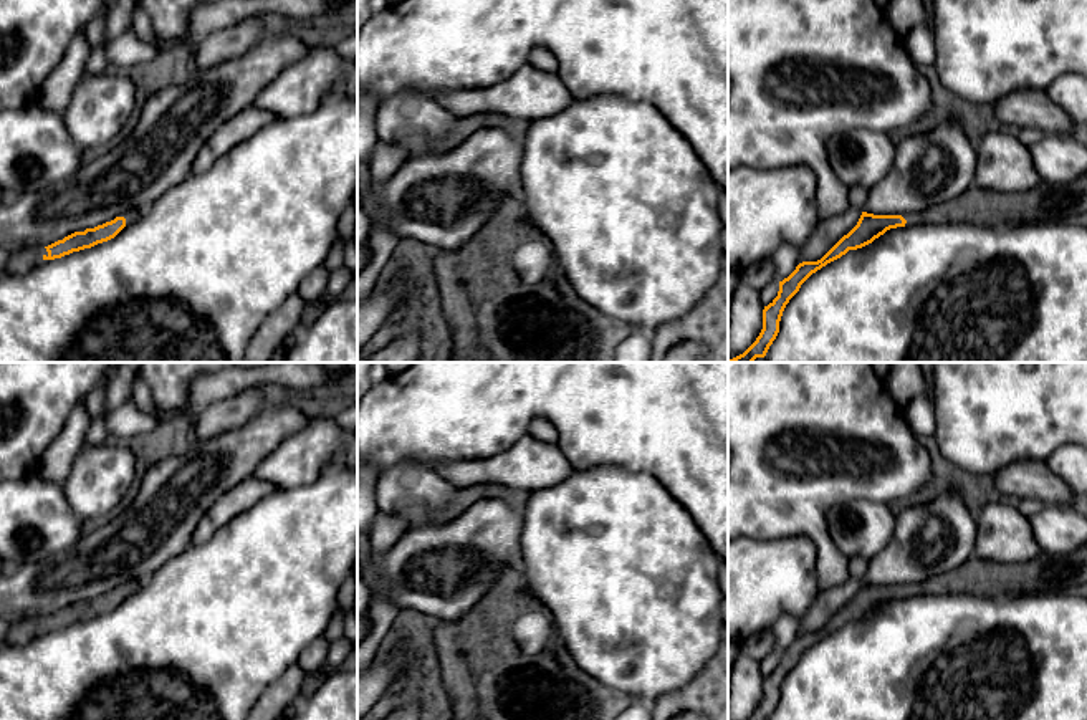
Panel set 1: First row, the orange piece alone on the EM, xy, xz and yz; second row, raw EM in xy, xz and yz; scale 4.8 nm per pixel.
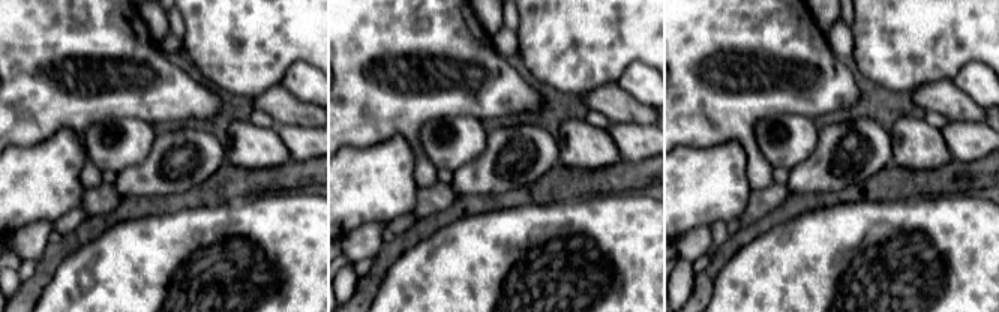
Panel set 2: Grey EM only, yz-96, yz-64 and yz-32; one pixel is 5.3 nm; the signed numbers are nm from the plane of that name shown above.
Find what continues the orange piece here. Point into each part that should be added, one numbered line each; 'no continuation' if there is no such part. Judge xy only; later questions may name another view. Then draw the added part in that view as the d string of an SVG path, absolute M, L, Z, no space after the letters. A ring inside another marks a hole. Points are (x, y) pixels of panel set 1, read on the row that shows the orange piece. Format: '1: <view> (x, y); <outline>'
1: xy (23, 260); M51 242L51 243L55 243L55 242ZM48 243L48 245L51 245L51 243ZM35 245L35 247L18 250L18 252L12 252L8 260L5 262L3 271L8 275L22 275L22 273L28 273L35 266L48 262L43 258L45 255L48 257L48 252L46 252L48 245Z

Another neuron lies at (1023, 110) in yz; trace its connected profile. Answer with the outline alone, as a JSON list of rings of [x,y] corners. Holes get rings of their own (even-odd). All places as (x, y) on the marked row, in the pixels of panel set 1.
[[[1016,91],[993,104],[999,122],[1013,131],[1041,129],[1044,136],[1072,137],[1075,122],[1047,91]]]

